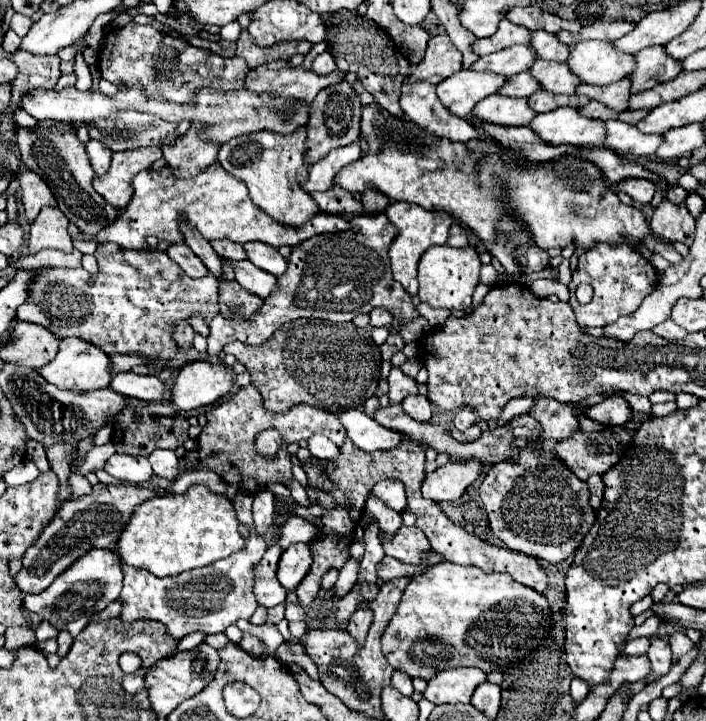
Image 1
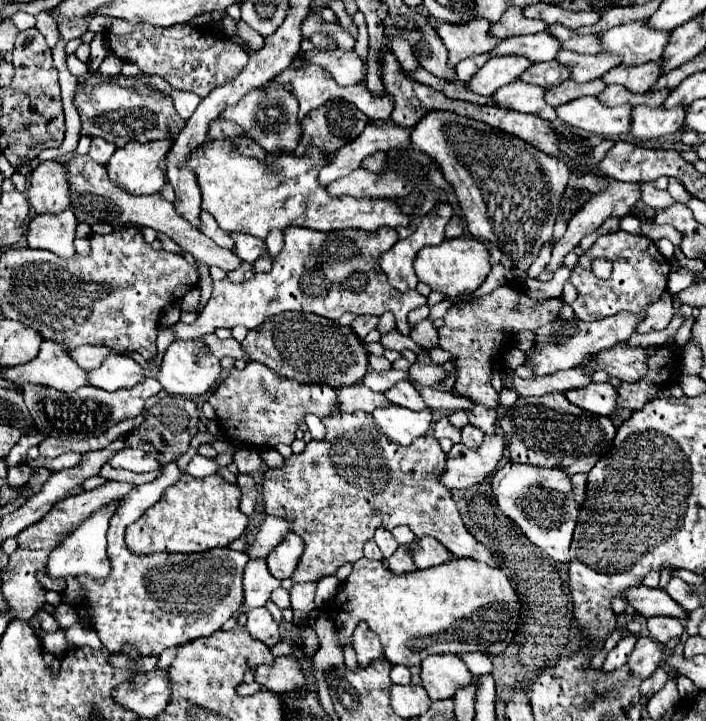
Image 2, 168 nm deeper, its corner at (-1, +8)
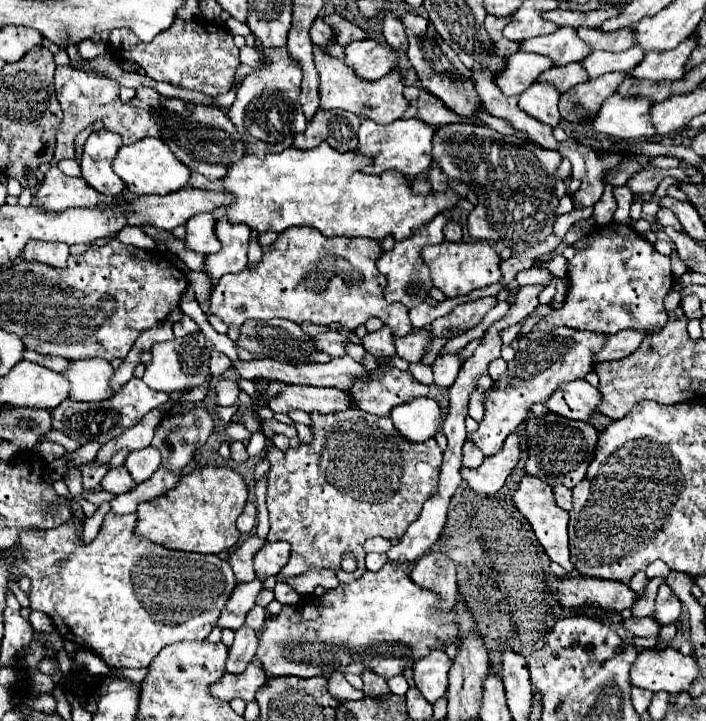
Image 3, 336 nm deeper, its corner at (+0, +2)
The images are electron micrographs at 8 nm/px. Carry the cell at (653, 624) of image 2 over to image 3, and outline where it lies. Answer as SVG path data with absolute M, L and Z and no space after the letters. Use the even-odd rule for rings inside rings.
M630 616L630 618L622 620L622 624L634 636L654 636L654 634L660 632L660 624L654 618L650 618L650 616L648 618L634 618L634 616Z

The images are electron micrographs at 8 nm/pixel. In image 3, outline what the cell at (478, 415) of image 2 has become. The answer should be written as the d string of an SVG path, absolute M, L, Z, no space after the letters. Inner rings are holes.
M554 328L550 332L530 332L520 338L520 348L516 358L508 362L506 372L498 380L500 386L488 390L484 396L484 416L478 424L478 430L468 434L468 440L474 442L484 456L492 456L502 448L502 442L512 434L526 418L536 402L544 402L552 392L574 378L584 378L592 366L592 356L602 348L606 334L590 334L572 328Z

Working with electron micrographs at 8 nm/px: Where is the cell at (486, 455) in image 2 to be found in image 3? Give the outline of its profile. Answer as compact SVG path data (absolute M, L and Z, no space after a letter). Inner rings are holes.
M510 434L504 442L504 448L494 454L484 458L480 468L462 468L462 480L478 494L496 494L506 478L512 474L520 460L520 436Z

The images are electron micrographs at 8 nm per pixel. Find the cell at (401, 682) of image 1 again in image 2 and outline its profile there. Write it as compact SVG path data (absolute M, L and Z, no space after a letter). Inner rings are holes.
M393 666L391 680L395 684L411 684L411 672L409 672L409 668L407 666Z

